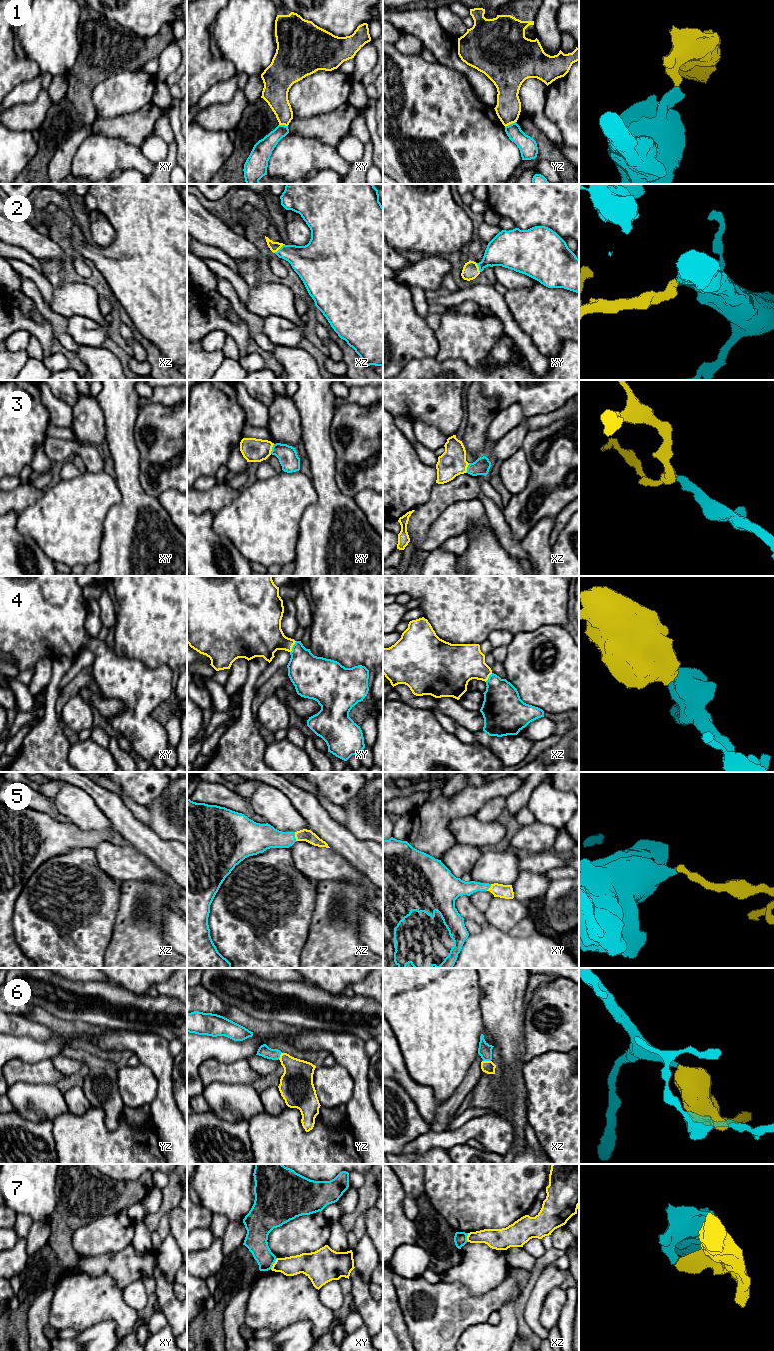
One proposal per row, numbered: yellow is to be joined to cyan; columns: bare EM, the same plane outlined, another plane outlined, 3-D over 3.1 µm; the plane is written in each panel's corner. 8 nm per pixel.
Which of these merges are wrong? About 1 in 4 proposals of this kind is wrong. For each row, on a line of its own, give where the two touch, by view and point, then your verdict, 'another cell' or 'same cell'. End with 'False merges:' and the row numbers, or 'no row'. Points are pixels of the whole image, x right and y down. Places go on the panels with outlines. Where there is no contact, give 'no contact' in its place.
1: meets cyan in yz at (510, 124); another cell
2: meets cyan in xz at (280, 248); same cell
3: meets cyan in xy at (272, 449); same cell
4: meets cyan in xy at (292, 647); same cell
5: meets cyan in xz at (294, 836); same cell
6: meets cyan in xz at (487, 1060); same cell
7: meets cyan in xy at (274, 1262); another cell
False merges: 1, 7

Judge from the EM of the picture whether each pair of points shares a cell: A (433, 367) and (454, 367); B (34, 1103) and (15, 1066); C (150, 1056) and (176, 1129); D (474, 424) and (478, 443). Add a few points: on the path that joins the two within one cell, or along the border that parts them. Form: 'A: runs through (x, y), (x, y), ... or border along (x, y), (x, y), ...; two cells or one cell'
A: runs through (438, 367), (449, 367); one cell
B: border along (46, 1084), (16, 1082), (10, 1086); two cells
C: runs through (163, 1074), (166, 1111); one cell
D: runs through (475, 429), (475, 438); one cell

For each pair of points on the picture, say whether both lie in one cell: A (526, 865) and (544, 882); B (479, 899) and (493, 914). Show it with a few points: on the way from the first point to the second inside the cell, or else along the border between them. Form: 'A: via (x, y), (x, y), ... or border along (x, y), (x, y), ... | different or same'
A: border along (521, 870), (543, 873) | different
B: border along (493, 896), (484, 911) | different

